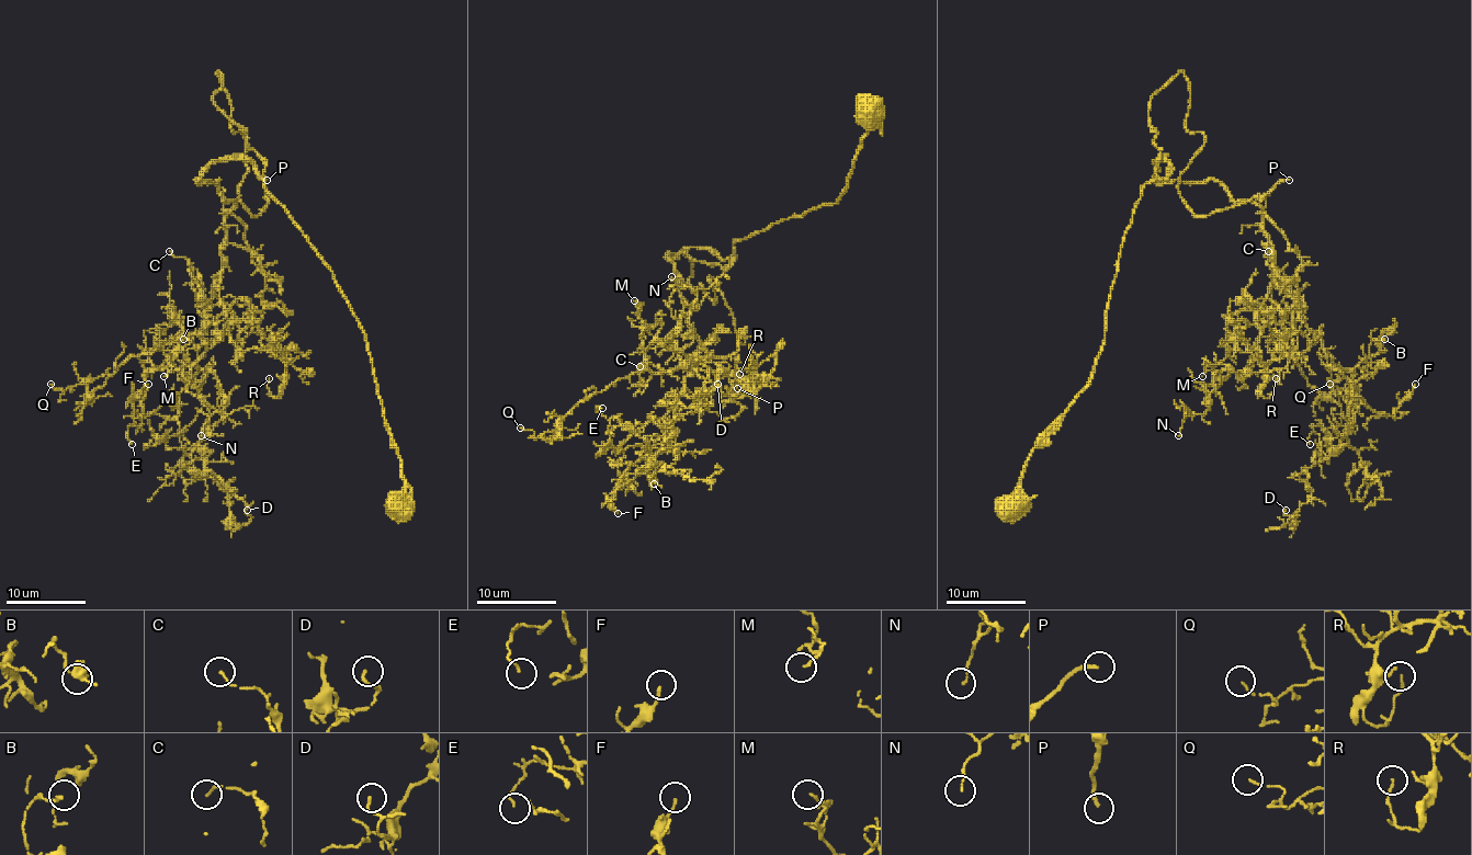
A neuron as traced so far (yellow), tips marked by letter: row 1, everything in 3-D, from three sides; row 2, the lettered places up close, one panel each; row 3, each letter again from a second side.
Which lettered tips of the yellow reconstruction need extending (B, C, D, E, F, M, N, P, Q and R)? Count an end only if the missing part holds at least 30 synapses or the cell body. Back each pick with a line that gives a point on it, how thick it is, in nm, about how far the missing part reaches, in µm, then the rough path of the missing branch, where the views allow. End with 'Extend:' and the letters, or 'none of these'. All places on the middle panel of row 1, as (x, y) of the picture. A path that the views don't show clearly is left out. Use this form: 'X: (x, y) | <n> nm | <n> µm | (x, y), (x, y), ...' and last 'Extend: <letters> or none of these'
P: (737, 388) | 200 nm | 50 µm | (737, 388), (767, 412), (774, 428), (782, 425), (823, 378), (826, 337), (842, 327), (845, 337)
Extend: P

